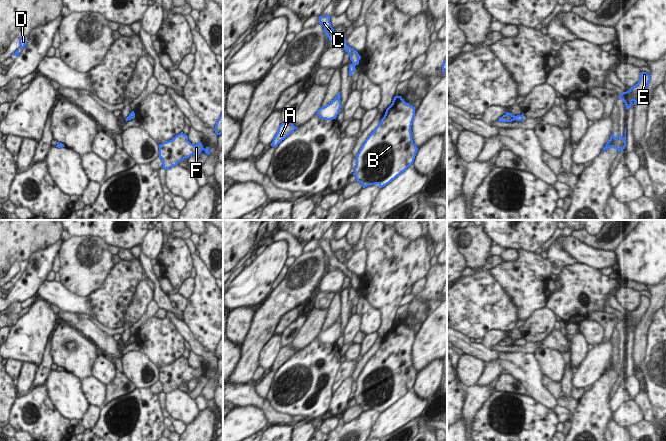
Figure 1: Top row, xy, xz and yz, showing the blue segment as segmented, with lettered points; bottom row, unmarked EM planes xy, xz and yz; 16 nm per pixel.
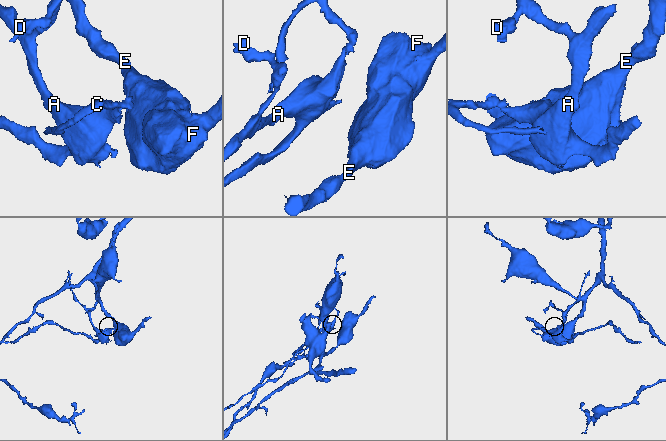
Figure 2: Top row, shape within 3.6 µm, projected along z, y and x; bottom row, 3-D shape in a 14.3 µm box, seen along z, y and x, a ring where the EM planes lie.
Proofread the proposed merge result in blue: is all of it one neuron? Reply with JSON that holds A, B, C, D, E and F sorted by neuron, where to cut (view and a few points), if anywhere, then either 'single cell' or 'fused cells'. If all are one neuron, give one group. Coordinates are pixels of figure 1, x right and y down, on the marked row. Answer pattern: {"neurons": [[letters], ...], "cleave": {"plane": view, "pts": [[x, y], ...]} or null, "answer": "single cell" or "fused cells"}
{"neurons": [["A", "B", "D", "E", "F"], ["C"]], "cleave": {"plane": "yz", "pts": [[516, 116], [514, 119]]}, "answer": "fused cells"}

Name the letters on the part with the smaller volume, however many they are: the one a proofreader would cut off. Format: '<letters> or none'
C

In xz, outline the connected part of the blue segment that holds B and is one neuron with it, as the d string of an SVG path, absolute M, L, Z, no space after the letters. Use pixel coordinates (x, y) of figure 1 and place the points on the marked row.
M395 96L381 122L365 140L356 156L353 175L363 188L375 184L382 188L413 164L418 150L411 133L414 116L415 107L406 103L401 96Z

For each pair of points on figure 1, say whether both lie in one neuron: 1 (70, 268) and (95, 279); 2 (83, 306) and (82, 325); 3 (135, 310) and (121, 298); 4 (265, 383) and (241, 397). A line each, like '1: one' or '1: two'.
1: one
2: two
3: two
4: two

